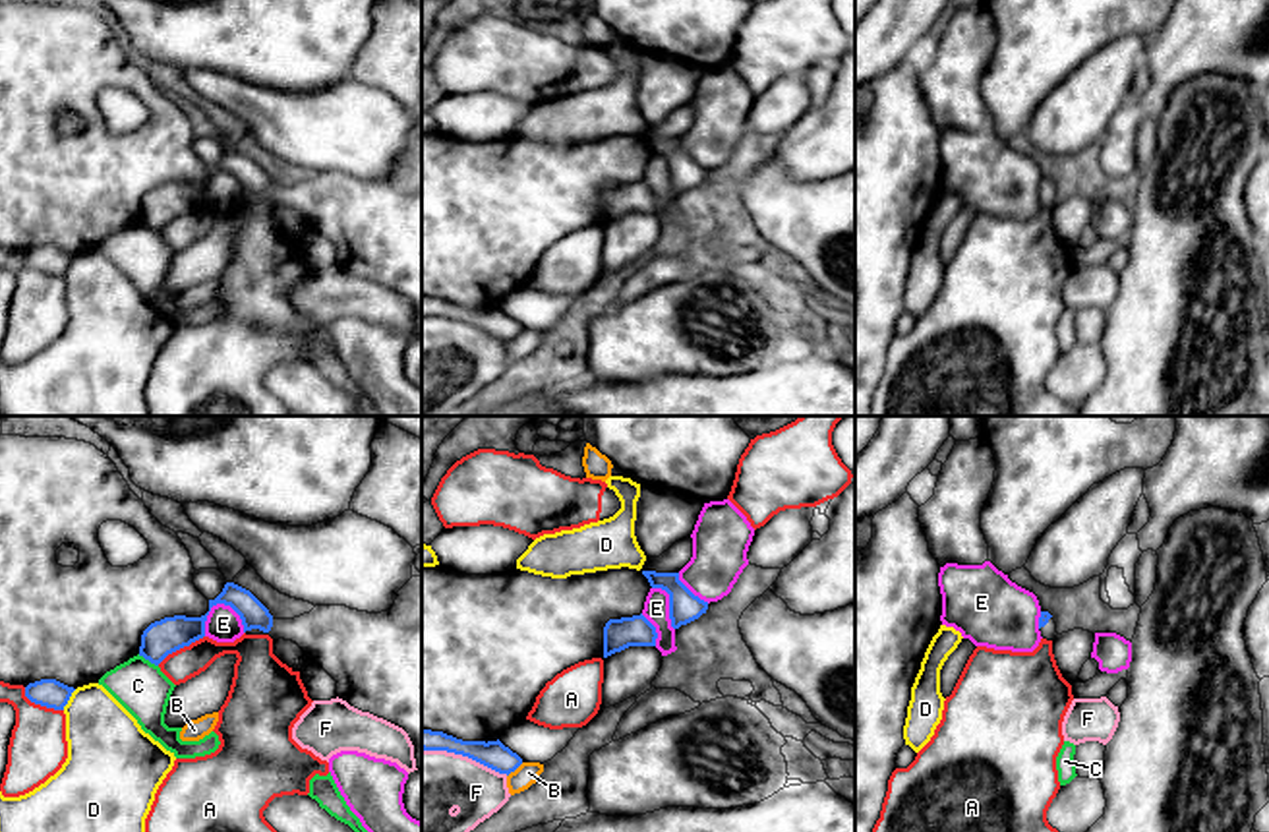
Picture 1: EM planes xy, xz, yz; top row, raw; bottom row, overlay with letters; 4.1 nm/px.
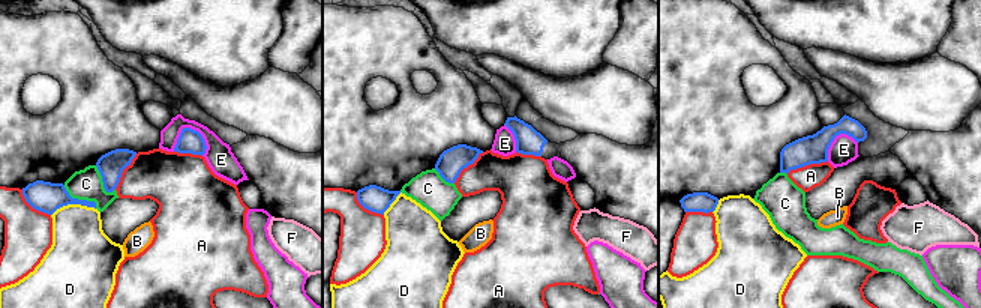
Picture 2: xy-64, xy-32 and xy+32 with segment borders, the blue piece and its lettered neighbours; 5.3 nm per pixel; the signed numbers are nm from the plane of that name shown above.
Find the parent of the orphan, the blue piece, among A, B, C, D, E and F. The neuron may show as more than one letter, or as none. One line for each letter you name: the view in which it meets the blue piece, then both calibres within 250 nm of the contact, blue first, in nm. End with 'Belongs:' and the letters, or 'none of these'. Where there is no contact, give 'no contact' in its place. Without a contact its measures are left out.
Belongs: none of these

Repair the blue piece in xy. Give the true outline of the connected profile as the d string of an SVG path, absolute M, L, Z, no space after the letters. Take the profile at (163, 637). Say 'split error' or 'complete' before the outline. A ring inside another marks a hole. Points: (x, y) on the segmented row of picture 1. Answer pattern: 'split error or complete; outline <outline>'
complete; outline M174 615L151 623L141 635L139 656L159 666L168 654L205 637L207 615Z

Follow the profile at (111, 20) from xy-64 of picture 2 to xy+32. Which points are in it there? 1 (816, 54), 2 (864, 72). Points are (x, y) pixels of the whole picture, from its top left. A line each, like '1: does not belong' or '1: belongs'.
1: does not belong
2: does not belong

